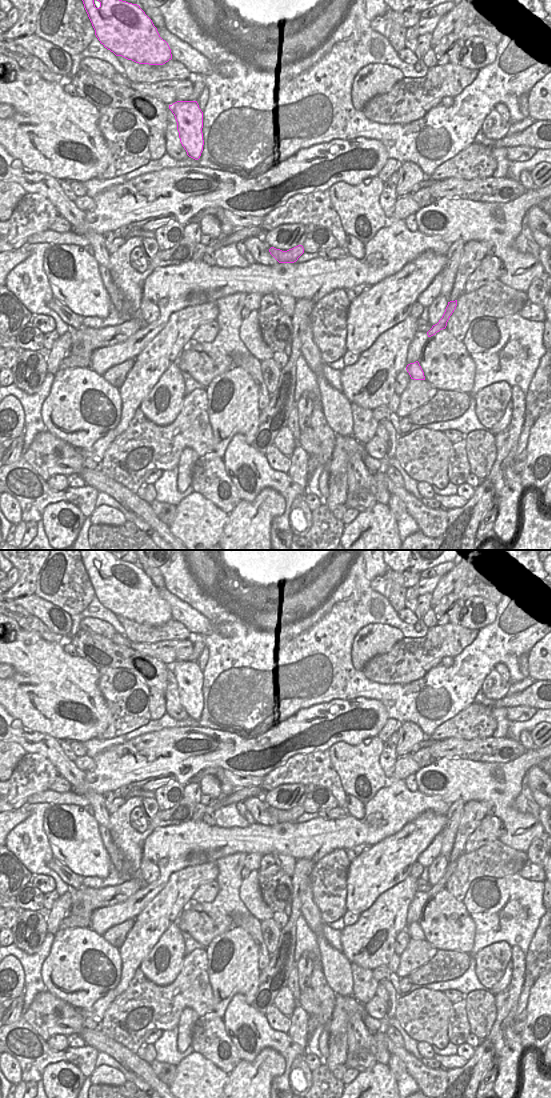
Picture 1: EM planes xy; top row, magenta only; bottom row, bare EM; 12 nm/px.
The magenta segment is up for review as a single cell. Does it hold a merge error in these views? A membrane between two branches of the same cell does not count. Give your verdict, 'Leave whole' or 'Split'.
Leave whole

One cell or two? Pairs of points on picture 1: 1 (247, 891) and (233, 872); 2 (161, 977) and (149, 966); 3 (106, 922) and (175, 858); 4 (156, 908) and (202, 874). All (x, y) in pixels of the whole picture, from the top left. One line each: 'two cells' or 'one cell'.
1: two cells
2: one cell
3: one cell
4: one cell

